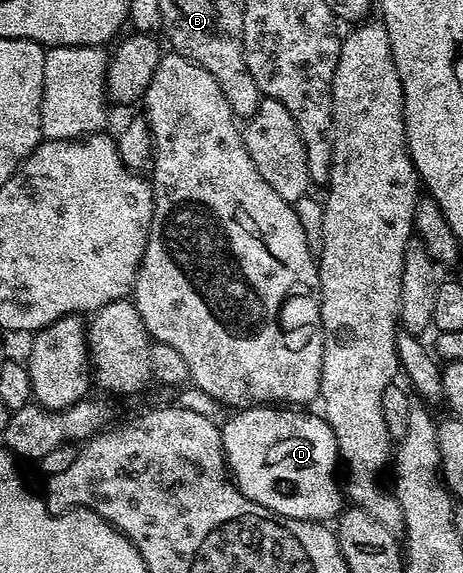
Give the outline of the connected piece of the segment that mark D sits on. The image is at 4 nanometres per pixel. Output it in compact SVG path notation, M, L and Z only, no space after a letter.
M255 404L239 409L225 423L221 423L222 447L226 464L238 491L248 500L268 508L285 518L299 518L325 523L337 519L344 509L344 494L340 482L334 479L334 465L339 465L336 436L325 418L317 413L305 414L302 408L279 408L274 404Z

